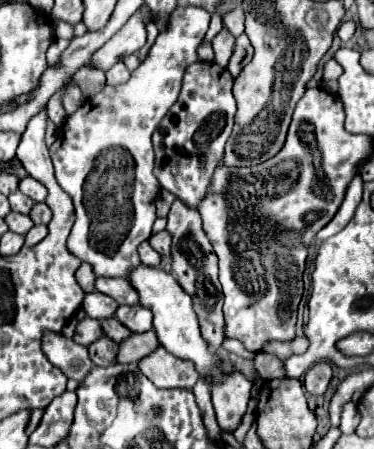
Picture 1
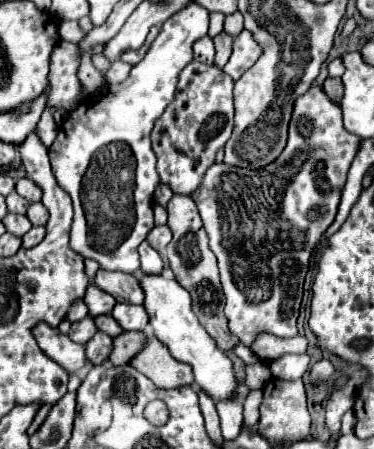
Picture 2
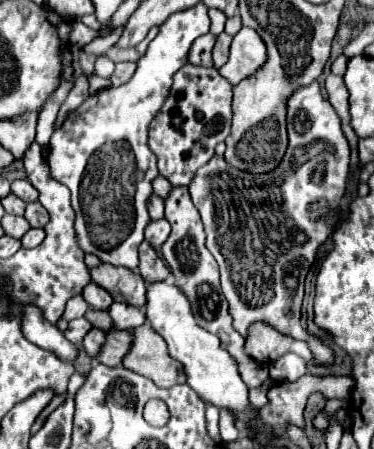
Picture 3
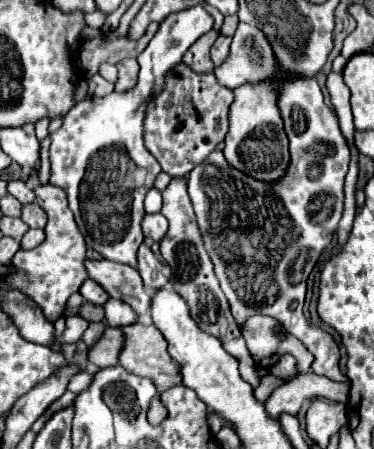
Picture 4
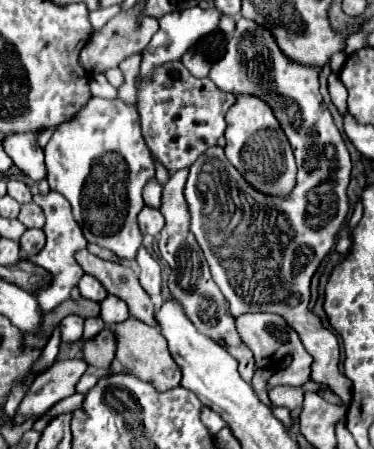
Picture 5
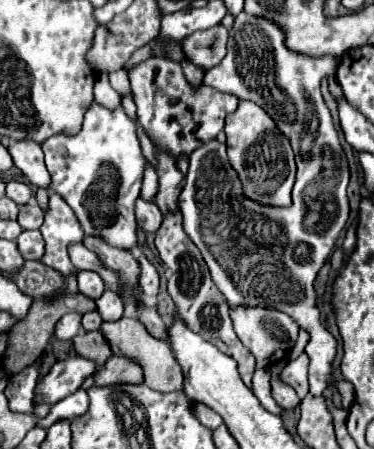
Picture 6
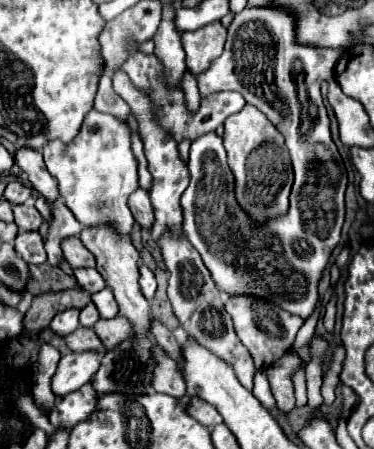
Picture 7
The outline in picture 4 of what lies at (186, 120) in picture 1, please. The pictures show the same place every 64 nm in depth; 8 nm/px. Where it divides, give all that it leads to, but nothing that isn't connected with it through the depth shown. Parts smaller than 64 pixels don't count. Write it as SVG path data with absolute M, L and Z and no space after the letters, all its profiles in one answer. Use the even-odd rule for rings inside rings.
M178 64L174 72L168 72L164 92L148 108L148 120L144 122L146 148L158 160L162 172L172 178L186 178L192 168L208 158L228 132L228 108L232 100L232 90L218 84L214 72L196 74L186 64Z

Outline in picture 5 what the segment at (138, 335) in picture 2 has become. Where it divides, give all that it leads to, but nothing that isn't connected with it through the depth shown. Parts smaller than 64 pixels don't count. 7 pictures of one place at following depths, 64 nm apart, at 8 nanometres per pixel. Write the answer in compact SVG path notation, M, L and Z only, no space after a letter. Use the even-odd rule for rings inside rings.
M106 326L98 336L84 342L84 360L88 364L94 364L96 368L108 370L108 366L114 362L116 354L116 336L110 326Z

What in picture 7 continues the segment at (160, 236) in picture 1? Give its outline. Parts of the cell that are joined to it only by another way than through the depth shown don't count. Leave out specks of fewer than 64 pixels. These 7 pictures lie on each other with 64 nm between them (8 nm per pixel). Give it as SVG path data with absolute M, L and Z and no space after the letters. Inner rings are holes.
M138 188L138 190L130 196L128 206L132 208L134 218L136 218L136 222L138 222L142 228L152 228L152 224L154 224L154 208L152 208L152 204L150 204L148 194L146 194L142 188Z

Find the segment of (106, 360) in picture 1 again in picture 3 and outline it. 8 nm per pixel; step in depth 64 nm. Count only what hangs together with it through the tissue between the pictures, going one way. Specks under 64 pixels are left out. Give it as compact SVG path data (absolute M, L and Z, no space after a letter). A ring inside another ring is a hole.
M92 328L88 332L88 336L84 338L84 350L86 350L86 354L94 360L100 354L100 348L104 346L104 342L106 342L106 332L100 330L100 328Z

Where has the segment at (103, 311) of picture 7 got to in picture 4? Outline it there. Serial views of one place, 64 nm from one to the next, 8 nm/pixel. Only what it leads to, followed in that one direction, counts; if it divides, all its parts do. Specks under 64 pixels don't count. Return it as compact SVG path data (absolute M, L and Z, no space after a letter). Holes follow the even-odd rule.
M110 298L108 304L104 304L104 310L106 310L106 322L114 328L122 328L122 326L138 322L138 314L122 300Z

